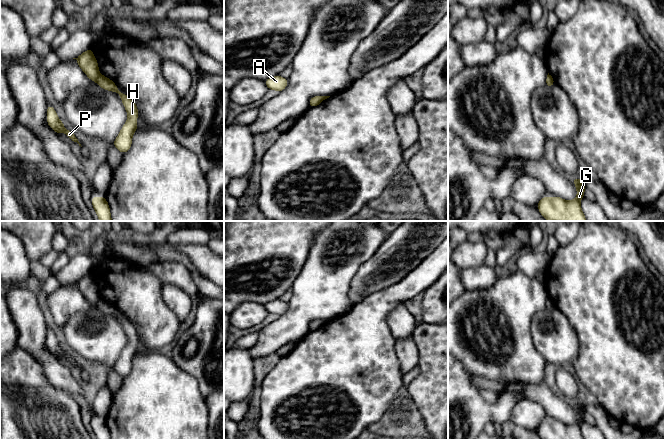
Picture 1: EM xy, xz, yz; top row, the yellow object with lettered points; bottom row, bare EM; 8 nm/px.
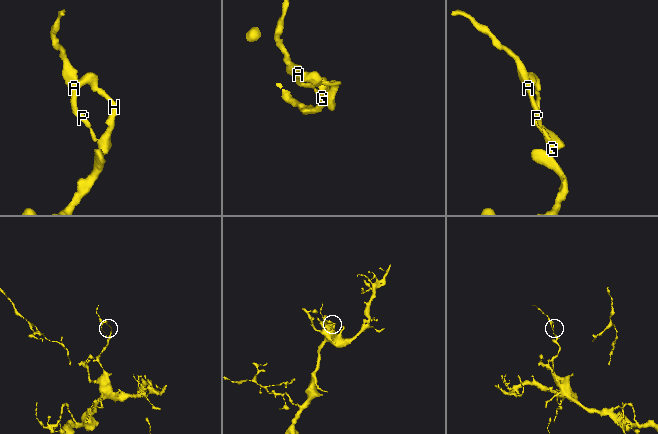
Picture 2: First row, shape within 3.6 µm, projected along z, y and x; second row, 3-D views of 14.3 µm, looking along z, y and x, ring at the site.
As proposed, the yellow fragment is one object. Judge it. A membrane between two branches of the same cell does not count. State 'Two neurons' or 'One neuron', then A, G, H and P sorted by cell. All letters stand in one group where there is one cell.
Two neurons. Groups: A P / G H

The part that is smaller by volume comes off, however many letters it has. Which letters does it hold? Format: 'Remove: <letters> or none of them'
Remove: A, P

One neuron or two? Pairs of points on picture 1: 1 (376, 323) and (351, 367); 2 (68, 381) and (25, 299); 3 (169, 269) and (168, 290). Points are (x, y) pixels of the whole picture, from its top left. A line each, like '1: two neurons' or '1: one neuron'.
1: one neuron
2: one neuron
3: two neurons

